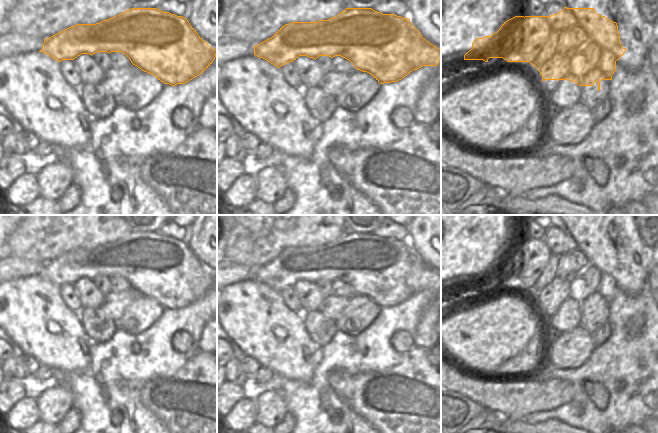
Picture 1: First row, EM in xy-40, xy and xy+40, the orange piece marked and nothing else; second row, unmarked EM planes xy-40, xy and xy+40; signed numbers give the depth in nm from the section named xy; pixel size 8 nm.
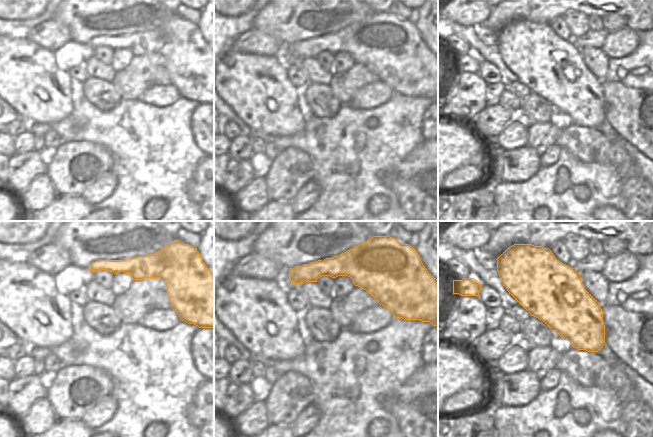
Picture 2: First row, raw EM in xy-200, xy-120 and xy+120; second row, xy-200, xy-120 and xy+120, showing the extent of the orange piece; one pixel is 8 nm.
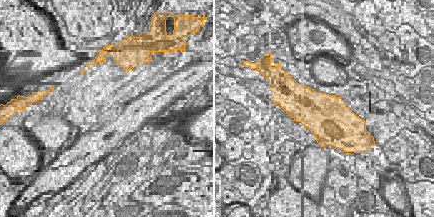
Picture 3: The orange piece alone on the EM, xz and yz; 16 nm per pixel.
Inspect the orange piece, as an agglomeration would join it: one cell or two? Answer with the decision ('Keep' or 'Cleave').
Cleave

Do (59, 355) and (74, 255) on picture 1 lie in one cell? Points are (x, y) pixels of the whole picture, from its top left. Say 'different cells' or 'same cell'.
same cell

